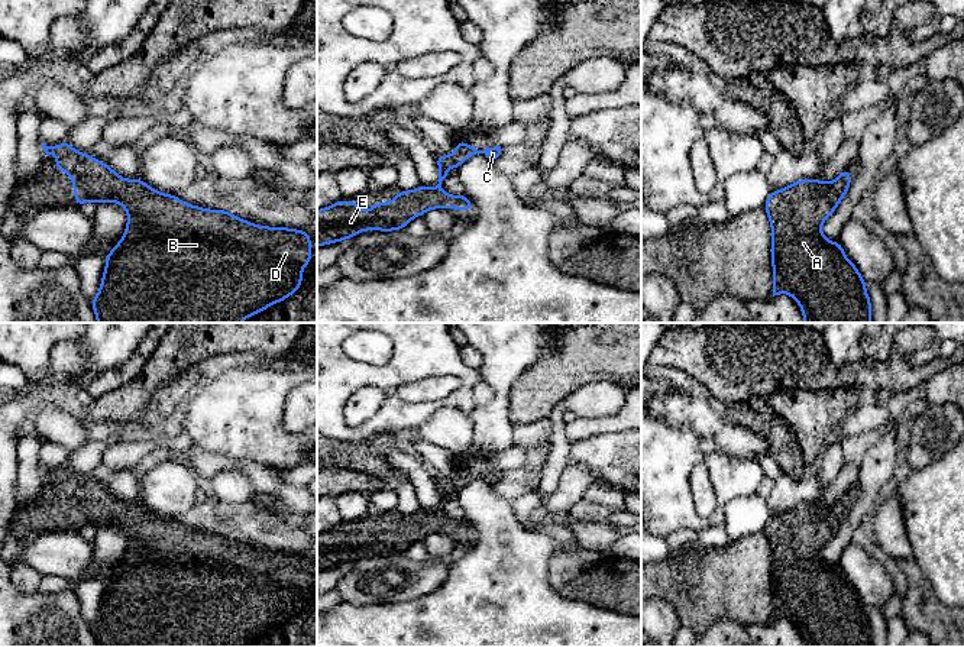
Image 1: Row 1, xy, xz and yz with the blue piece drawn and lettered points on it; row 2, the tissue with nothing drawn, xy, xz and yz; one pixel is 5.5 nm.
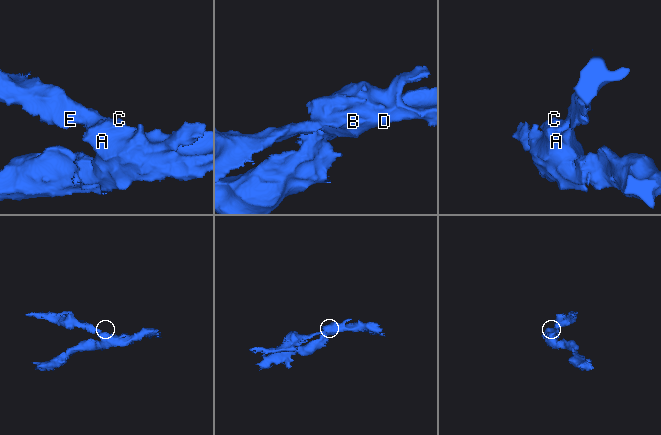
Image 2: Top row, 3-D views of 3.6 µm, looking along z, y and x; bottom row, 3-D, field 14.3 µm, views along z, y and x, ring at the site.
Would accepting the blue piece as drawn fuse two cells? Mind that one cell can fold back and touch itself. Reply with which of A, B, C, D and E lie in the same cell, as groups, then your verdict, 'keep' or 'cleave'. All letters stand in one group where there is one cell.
A B C D E; keep

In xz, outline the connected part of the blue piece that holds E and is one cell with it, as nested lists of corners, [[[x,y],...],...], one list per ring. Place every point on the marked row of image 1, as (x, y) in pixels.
[[[459,140],[452,155],[436,155],[439,166],[439,184],[434,188],[420,185],[411,191],[401,190],[388,203],[375,203],[368,211],[362,211],[359,203],[336,201],[326,208],[317,210],[317,248],[352,239],[366,230],[394,232],[404,227],[415,217],[424,216],[431,208],[472,211],[473,204],[463,195],[452,195],[441,190],[441,181],[447,169],[457,168],[470,156],[485,153],[492,159],[501,155],[501,146],[478,151],[475,146]]]

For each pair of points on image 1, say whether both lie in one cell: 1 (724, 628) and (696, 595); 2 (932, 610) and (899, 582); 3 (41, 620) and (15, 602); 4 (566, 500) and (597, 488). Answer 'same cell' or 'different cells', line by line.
1: different cells
2: different cells
3: same cell
4: different cells

